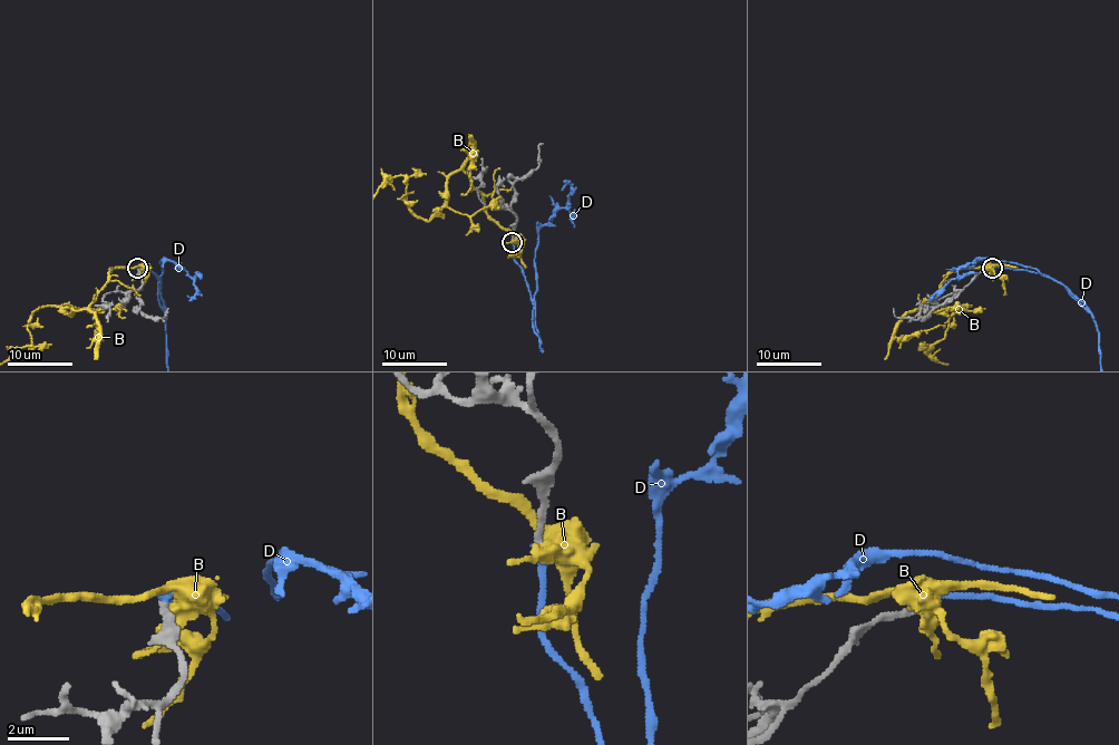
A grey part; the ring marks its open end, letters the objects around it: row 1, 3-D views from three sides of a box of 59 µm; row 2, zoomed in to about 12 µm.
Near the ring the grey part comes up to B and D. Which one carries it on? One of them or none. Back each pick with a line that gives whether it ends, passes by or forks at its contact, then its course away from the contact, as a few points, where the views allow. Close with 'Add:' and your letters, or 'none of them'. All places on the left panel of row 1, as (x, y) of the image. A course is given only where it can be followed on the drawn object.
Add: none of them

